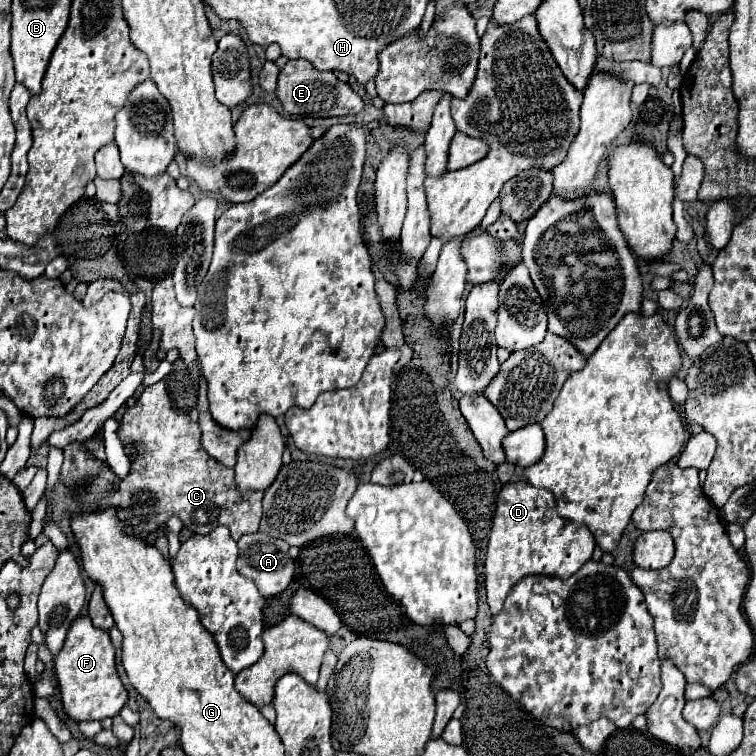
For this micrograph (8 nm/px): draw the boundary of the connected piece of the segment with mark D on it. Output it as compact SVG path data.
M507 483L497 499L497 511L487 545L485 589L491 613L503 609L511 587L527 575L551 575L567 579L577 573L595 549L595 539L583 523L561 519L555 513L555 499L549 489L537 489L529 483Z

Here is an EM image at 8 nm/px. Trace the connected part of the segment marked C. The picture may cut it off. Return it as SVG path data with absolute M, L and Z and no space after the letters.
M165 381L149 385L139 395L137 405L125 411L119 427L119 439L133 441L137 449L131 473L125 479L115 477L107 465L93 459L87 451L87 443L71 443L63 449L65 461L61 477L67 485L81 481L77 495L83 497L87 505L95 505L97 509L115 507L117 515L129 523L129 531L143 539L167 523L173 513L177 513L183 519L183 525L193 533L205 535L217 525L225 525L235 541L239 541L241 535L255 533L259 529L263 493L255 491L243 497L237 493L233 469L209 457L201 447L199 425L189 419L189 413L171 405Z

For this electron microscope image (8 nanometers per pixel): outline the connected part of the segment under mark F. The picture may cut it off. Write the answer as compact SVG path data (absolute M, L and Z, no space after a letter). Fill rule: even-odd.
M77 617L69 627L65 645L55 657L55 673L63 709L73 721L101 721L117 715L127 703L127 689L123 687L115 667L115 647L111 637L107 631L97 629L89 617Z

